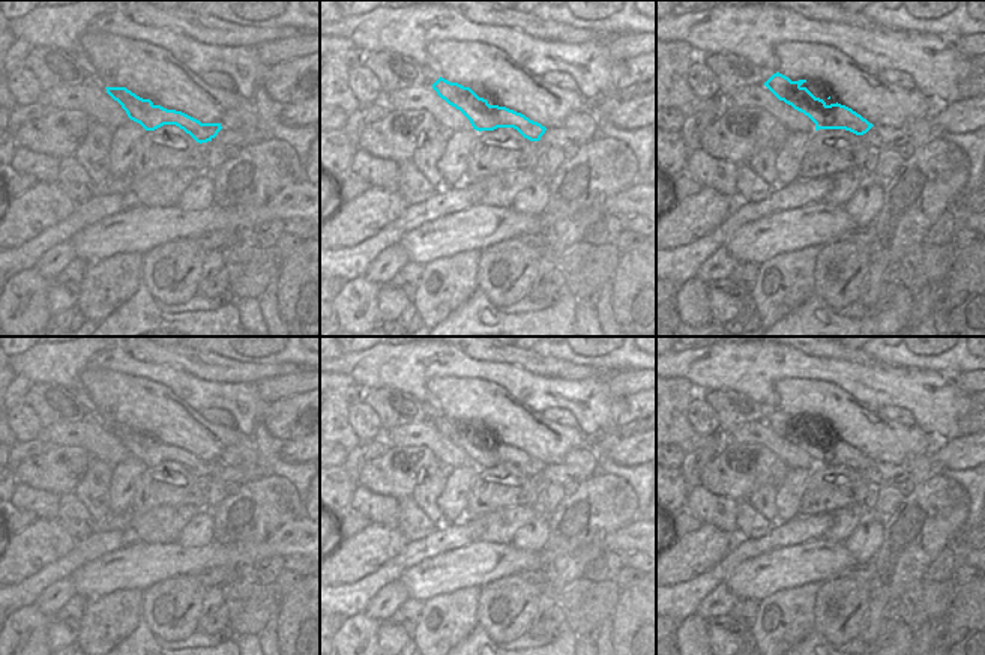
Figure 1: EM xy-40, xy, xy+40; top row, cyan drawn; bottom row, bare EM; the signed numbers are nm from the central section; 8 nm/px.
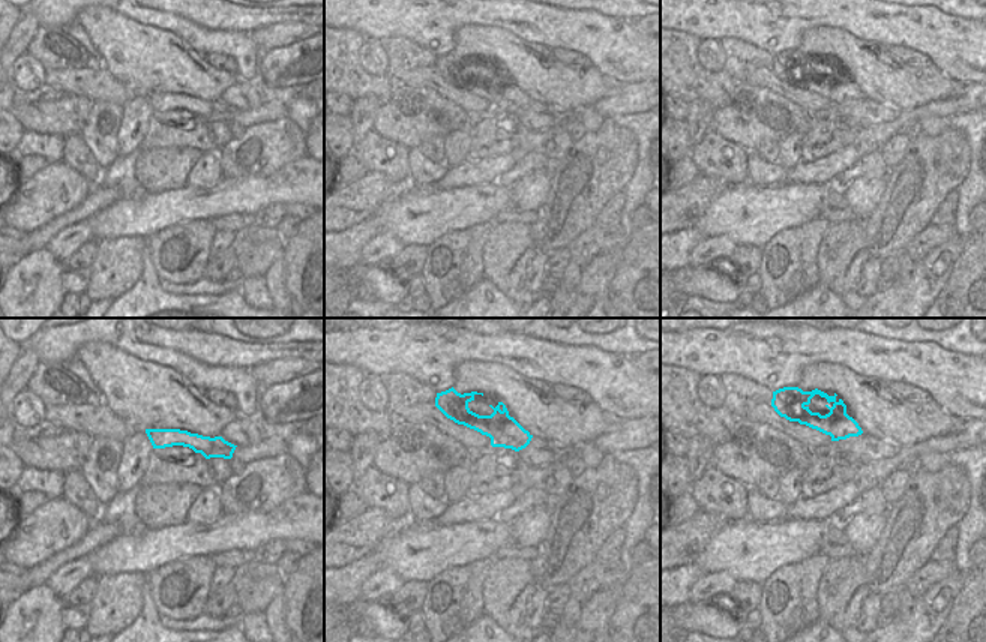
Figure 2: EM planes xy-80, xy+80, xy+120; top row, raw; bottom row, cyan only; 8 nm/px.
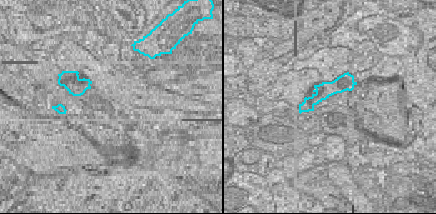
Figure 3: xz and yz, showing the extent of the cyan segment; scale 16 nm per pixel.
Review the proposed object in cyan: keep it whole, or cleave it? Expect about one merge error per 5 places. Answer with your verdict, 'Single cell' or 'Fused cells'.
Single cell

